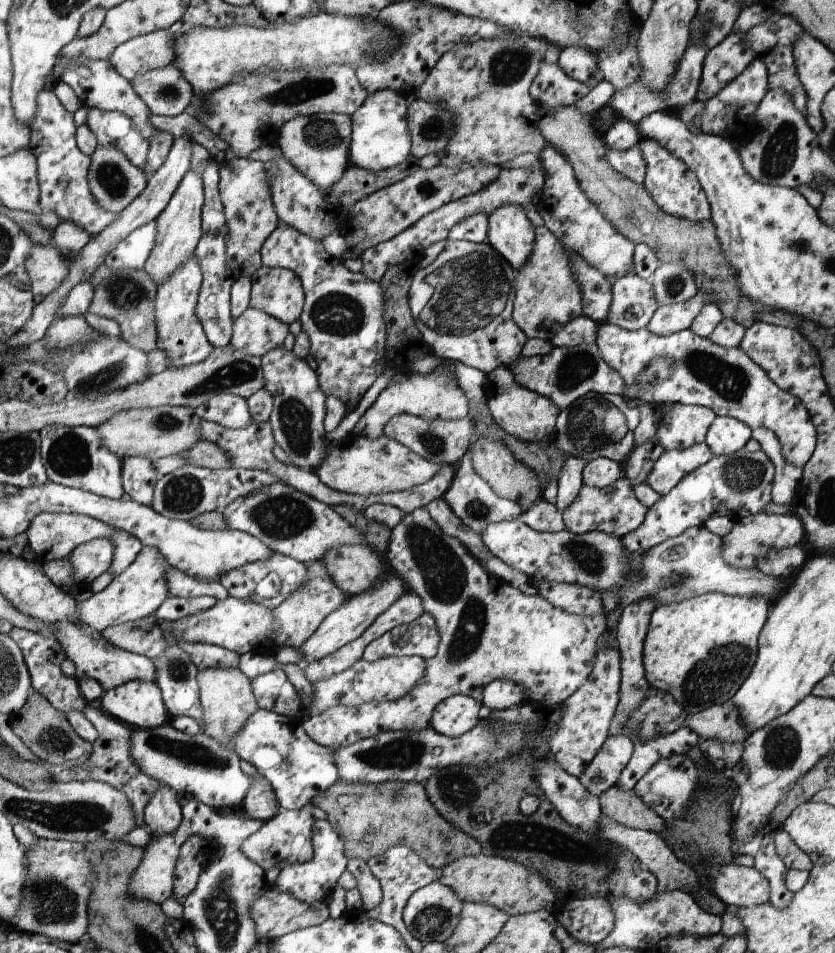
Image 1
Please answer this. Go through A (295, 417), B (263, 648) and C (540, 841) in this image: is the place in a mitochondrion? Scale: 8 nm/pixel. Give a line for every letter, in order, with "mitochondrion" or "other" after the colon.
A: mitochondrion
B: other
C: mitochondrion

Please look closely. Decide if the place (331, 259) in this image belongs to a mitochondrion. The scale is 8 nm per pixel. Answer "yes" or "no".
no

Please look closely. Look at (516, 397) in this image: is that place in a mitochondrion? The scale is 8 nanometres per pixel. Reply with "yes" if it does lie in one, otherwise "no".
no

